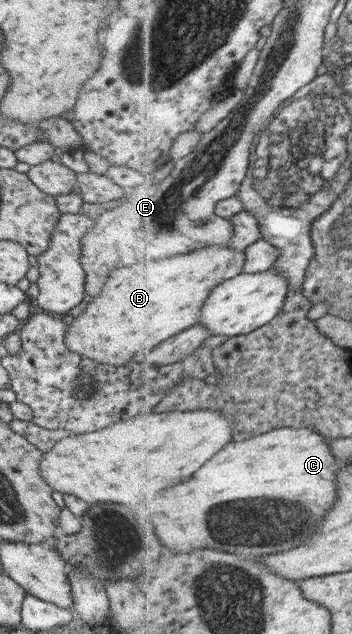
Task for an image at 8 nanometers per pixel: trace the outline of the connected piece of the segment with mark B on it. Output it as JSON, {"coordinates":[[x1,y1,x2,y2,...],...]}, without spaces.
{"coordinates":[[202,247,188,255,170,257,138,267,112,271,102,293,66,324,68,351,103,365,126,363,144,350,154,350,166,340,199,323,210,292,245,269,246,253,232,247]]}

